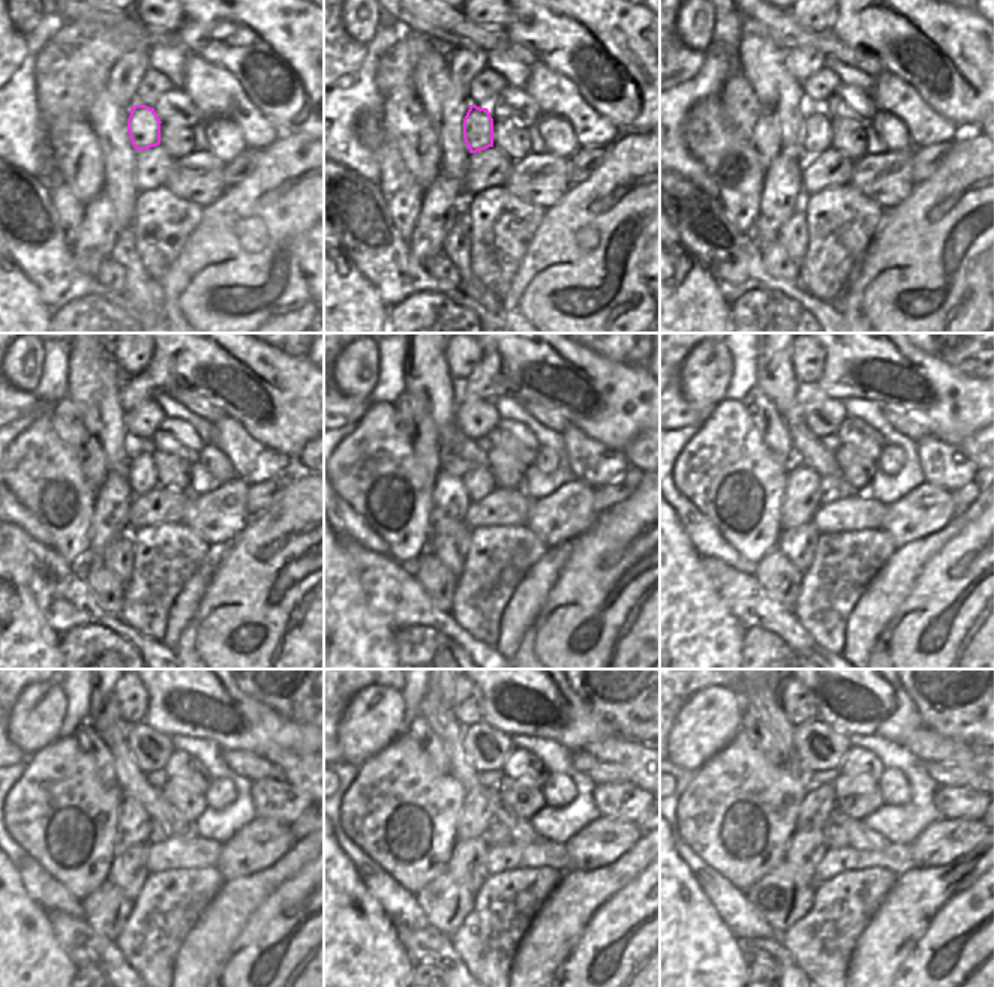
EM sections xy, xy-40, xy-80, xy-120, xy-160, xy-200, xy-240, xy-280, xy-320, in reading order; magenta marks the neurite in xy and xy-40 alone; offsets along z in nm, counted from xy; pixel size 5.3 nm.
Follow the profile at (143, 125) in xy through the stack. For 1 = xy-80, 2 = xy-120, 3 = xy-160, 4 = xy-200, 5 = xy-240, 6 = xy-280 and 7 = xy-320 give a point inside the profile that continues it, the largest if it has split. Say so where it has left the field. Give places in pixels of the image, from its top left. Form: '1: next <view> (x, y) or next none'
1: next xy-80 (816, 137)
2: next xy-120 (141, 473)
3: next xy-160 (479, 482)
4: next xy-200 (829, 494)
5: next xy-240 (159, 833)
6: next xy-280 (496, 834)
7: next xy-320 (835, 836)

